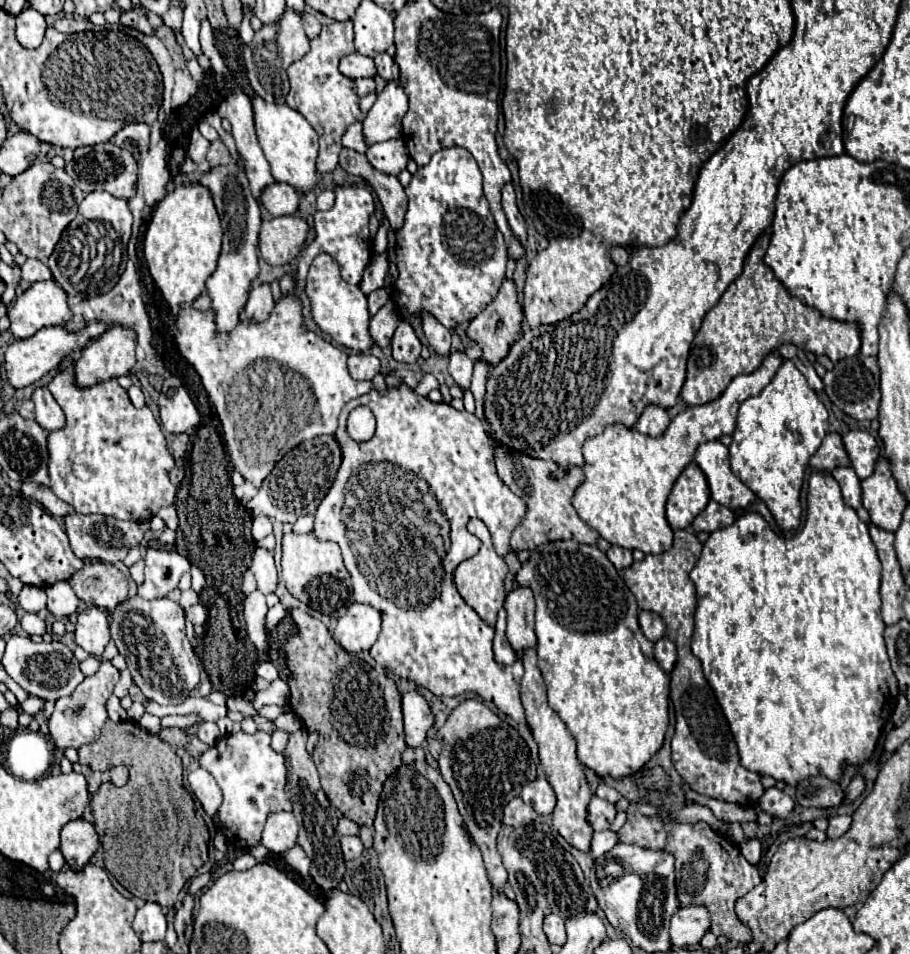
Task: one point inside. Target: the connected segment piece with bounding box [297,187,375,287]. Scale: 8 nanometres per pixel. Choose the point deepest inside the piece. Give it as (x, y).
(343, 231)

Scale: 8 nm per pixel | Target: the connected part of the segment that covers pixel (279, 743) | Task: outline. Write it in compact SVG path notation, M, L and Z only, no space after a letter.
M275 731L271 735L271 747L279 753L283 753L283 749L287 747L287 741L289 741L289 733L287 731Z

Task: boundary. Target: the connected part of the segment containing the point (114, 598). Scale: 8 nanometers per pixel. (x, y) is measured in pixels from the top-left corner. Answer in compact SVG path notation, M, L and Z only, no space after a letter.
M85 561L83 569L73 573L69 585L81 601L107 611L127 599L127 577L111 563Z

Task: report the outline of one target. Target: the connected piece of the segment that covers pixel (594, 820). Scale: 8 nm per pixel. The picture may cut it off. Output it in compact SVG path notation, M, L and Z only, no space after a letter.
M593 795L587 807L587 821L593 827L593 831L603 831L603 829L609 829L609 823L615 819L615 813L617 813L615 805Z

